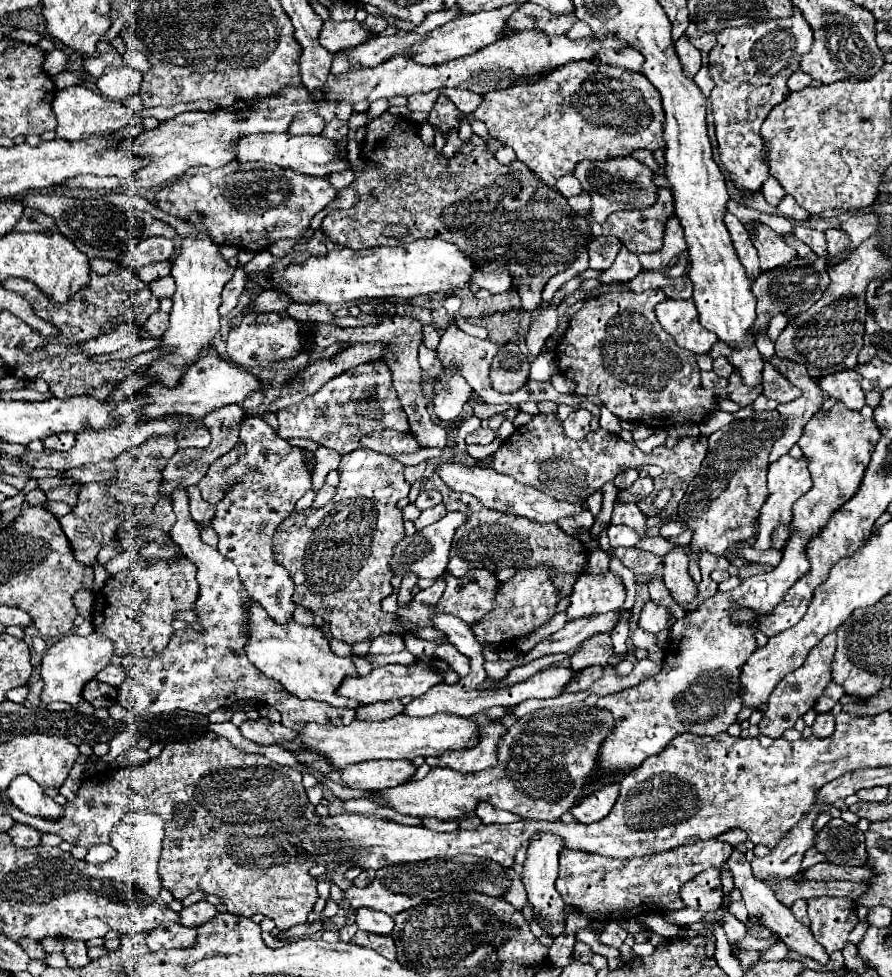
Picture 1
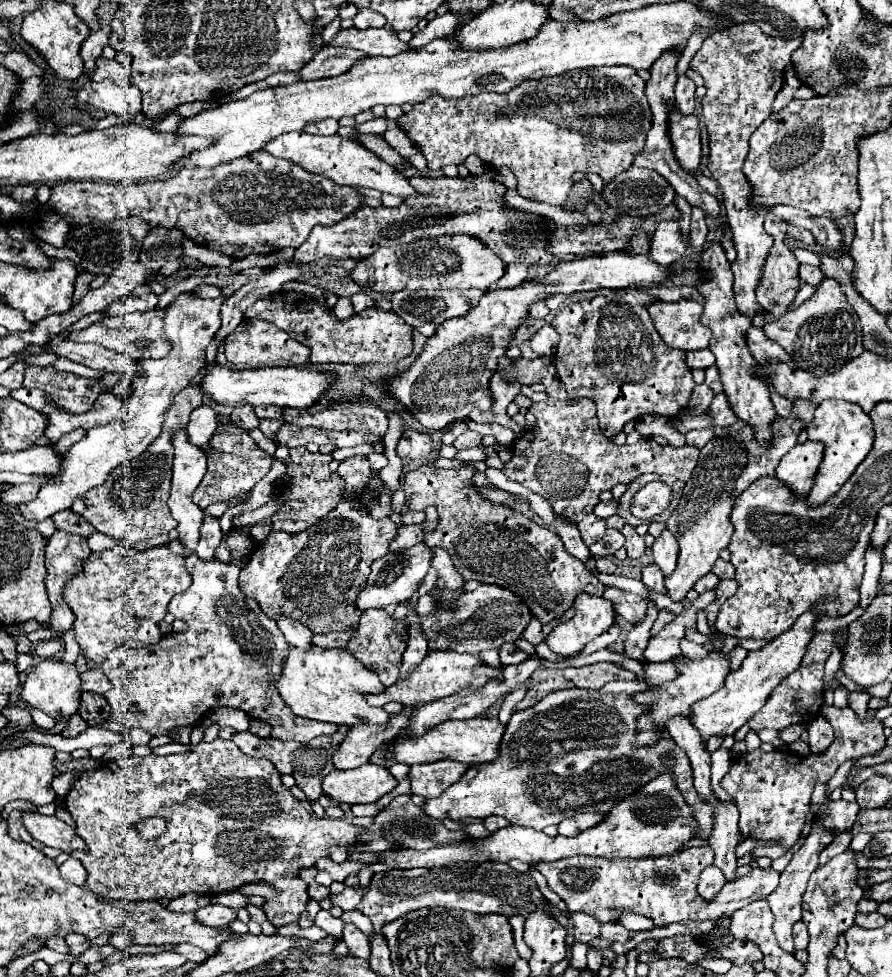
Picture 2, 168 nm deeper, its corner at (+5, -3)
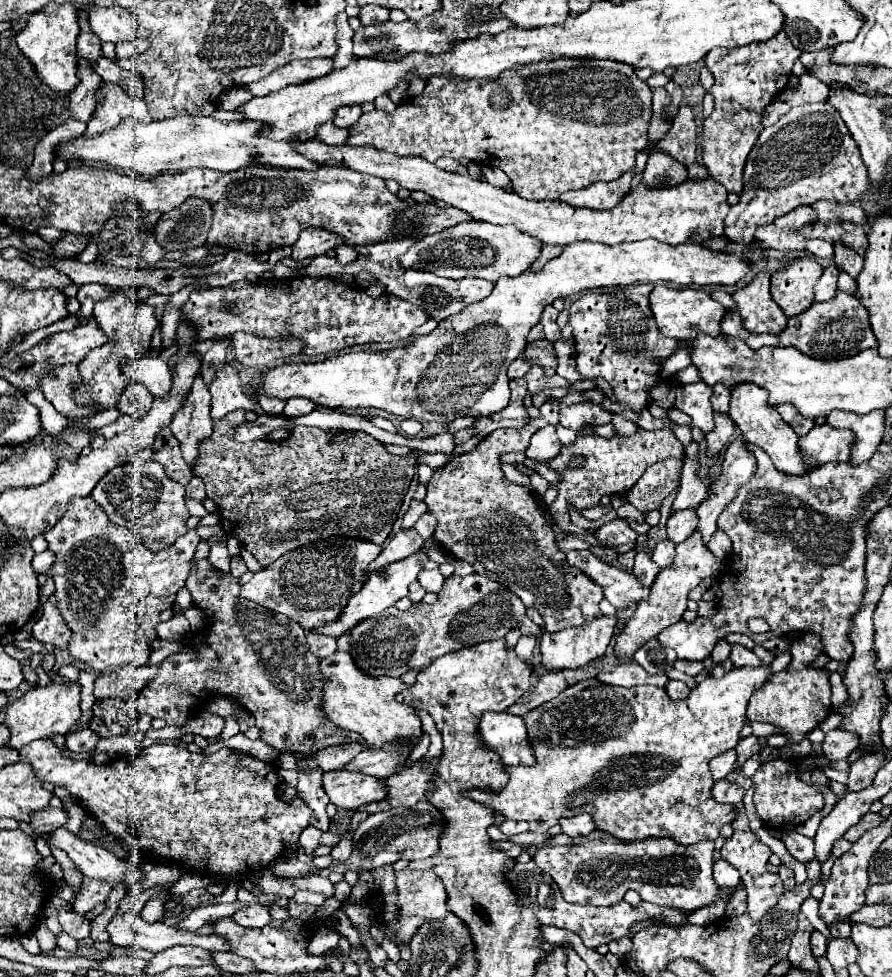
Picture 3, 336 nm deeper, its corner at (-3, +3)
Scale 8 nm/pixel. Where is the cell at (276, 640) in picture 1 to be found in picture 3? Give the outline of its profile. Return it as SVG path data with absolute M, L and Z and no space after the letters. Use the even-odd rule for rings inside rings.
M339 650L321 660L319 672L323 682L321 710L335 726L361 734L365 742L375 748L381 748L385 742L397 738L409 738L409 740L421 738L423 734L421 720L415 716L415 708L395 700L395 694L407 688L407 684L403 684L399 678L369 676L353 662L351 652L339 652Z

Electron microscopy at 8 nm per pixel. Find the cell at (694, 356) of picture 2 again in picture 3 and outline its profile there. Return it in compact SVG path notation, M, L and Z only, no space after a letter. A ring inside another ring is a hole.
M677 350L677 352L661 366L661 376L667 378L667 376L671 376L671 374L683 370L683 368L687 368L689 364L691 364L691 350L689 350L689 352L687 352L687 350Z

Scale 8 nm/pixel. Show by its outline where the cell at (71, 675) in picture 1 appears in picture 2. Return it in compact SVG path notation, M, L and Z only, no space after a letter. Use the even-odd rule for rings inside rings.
M49 658L29 670L23 690L21 690L21 700L25 700L29 706L33 706L37 710L43 710L47 716L51 716L57 722L59 718L69 718L79 710L77 692L81 692L81 678L79 678L75 666Z

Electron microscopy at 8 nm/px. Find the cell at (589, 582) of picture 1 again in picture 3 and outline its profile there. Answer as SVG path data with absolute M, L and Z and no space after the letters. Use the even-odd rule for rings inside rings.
M597 616L595 620L591 622L585 622L577 628L565 628L561 632L555 632L555 634L549 634L549 632L543 632L539 636L541 640L541 654L543 654L543 666L549 668L549 670L561 670L561 668L577 668L577 666L583 666L599 656L605 654L609 642L611 642L611 636L613 636L613 630L617 626L617 616Z

